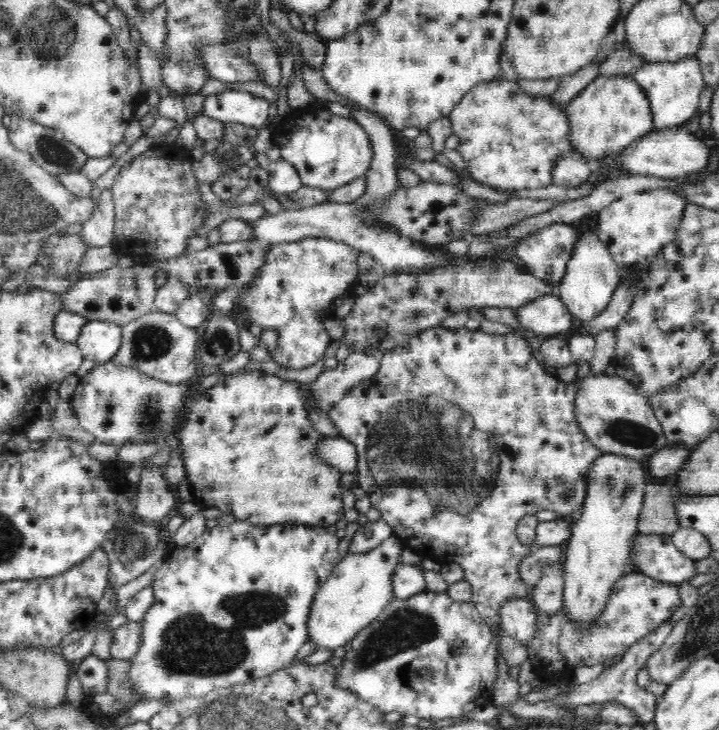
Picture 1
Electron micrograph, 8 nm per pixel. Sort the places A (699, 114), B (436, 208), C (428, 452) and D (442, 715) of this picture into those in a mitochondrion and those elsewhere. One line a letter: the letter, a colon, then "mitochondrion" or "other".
A: other
B: other
C: mitochondrion
D: other

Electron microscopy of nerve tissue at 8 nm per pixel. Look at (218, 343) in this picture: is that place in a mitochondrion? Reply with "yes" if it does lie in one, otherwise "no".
yes

